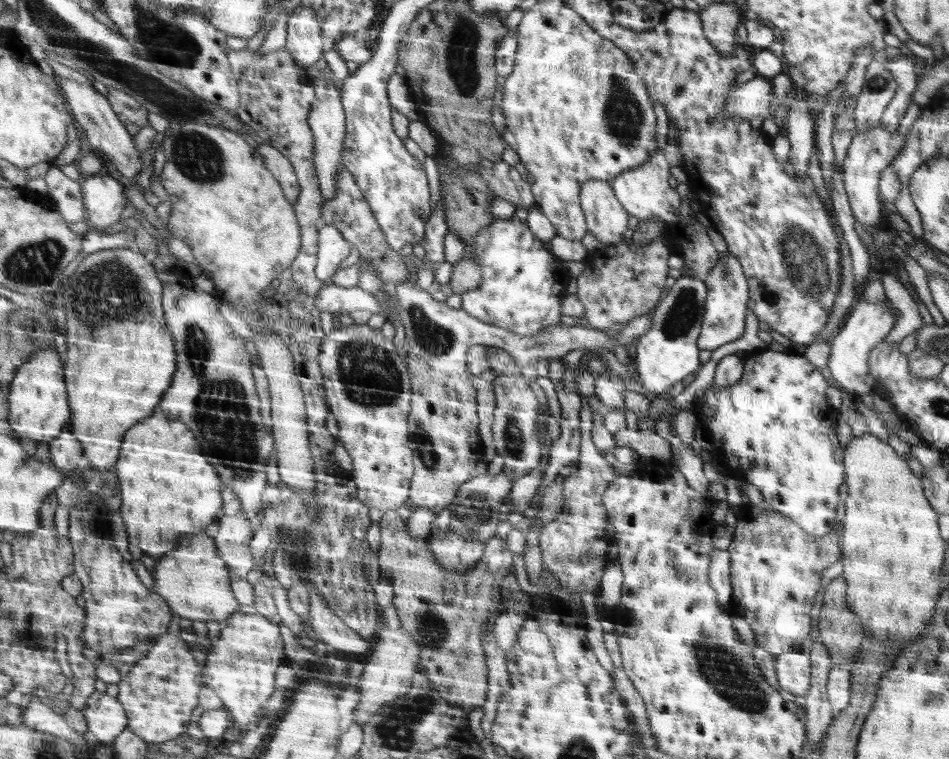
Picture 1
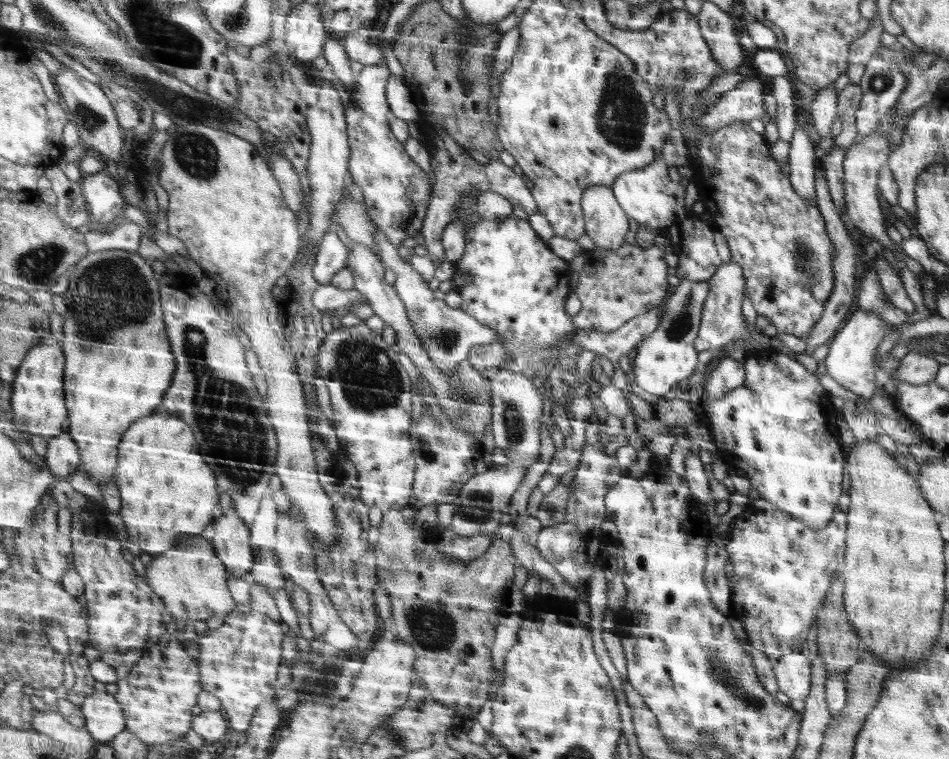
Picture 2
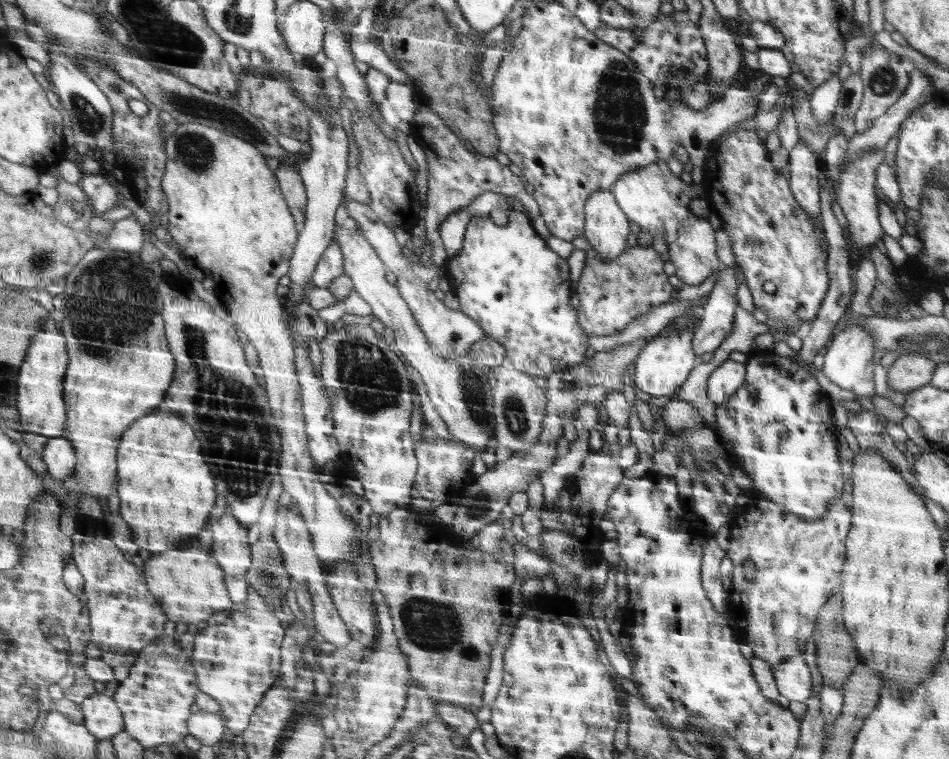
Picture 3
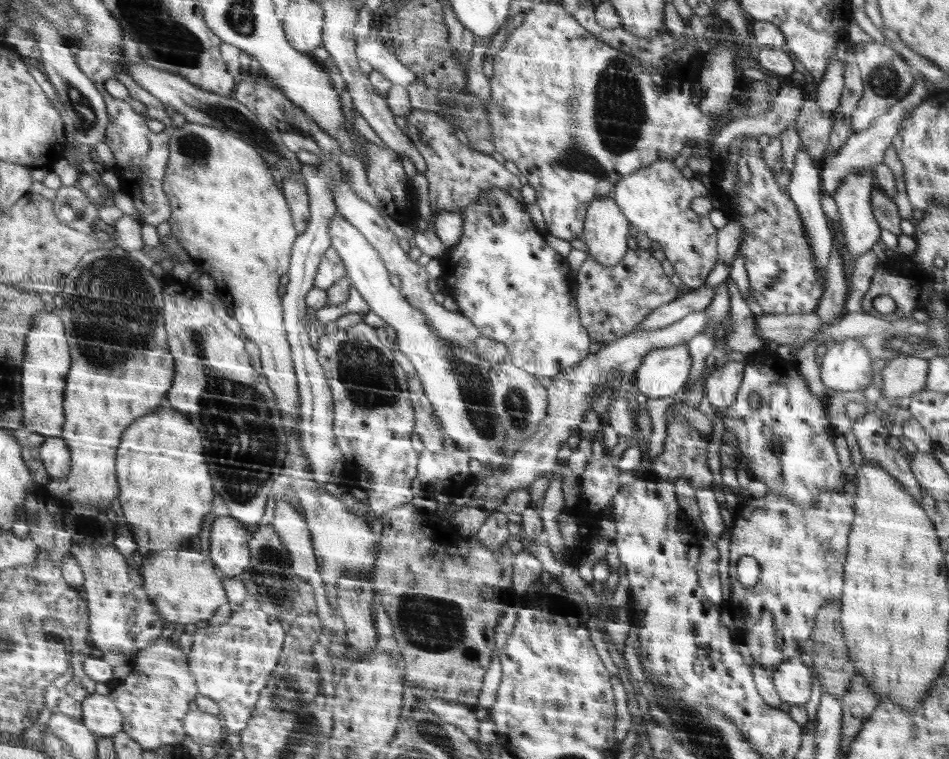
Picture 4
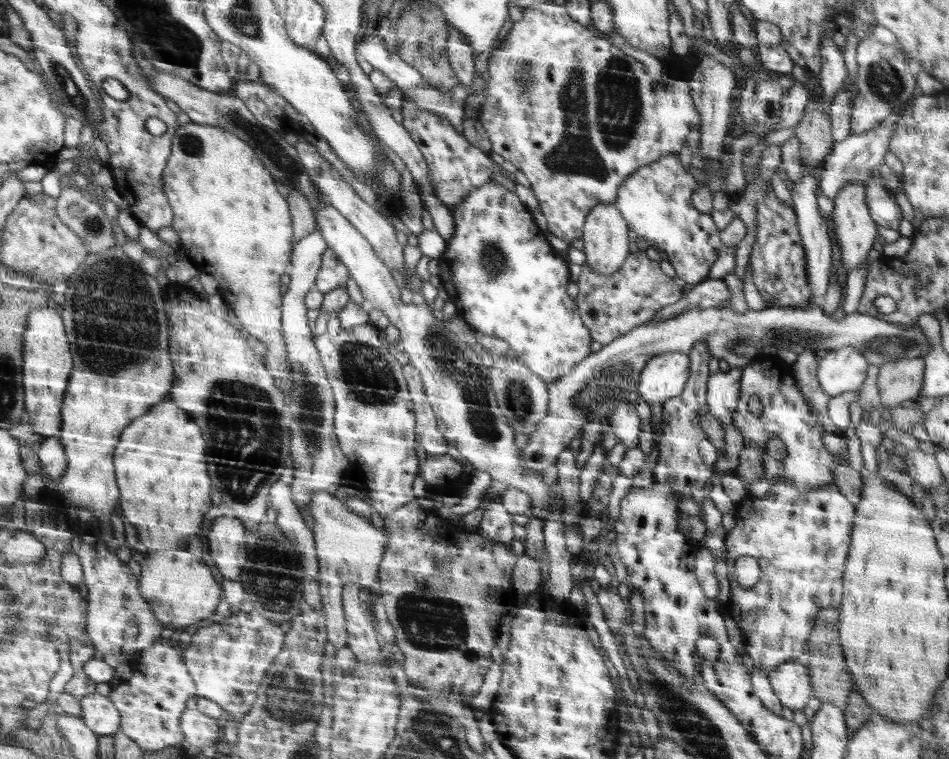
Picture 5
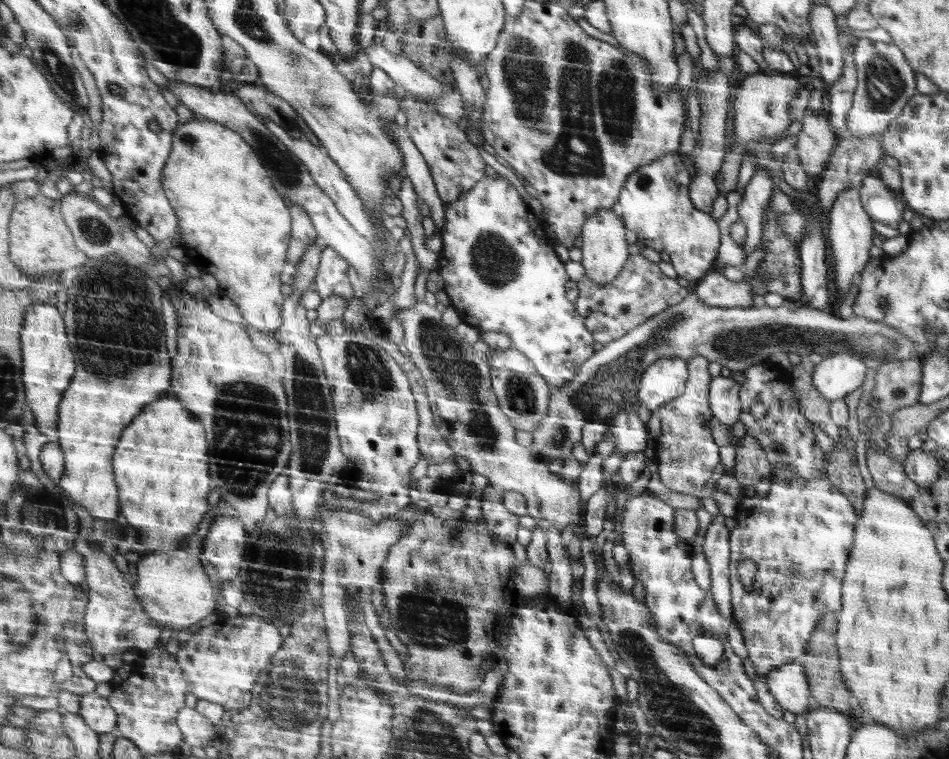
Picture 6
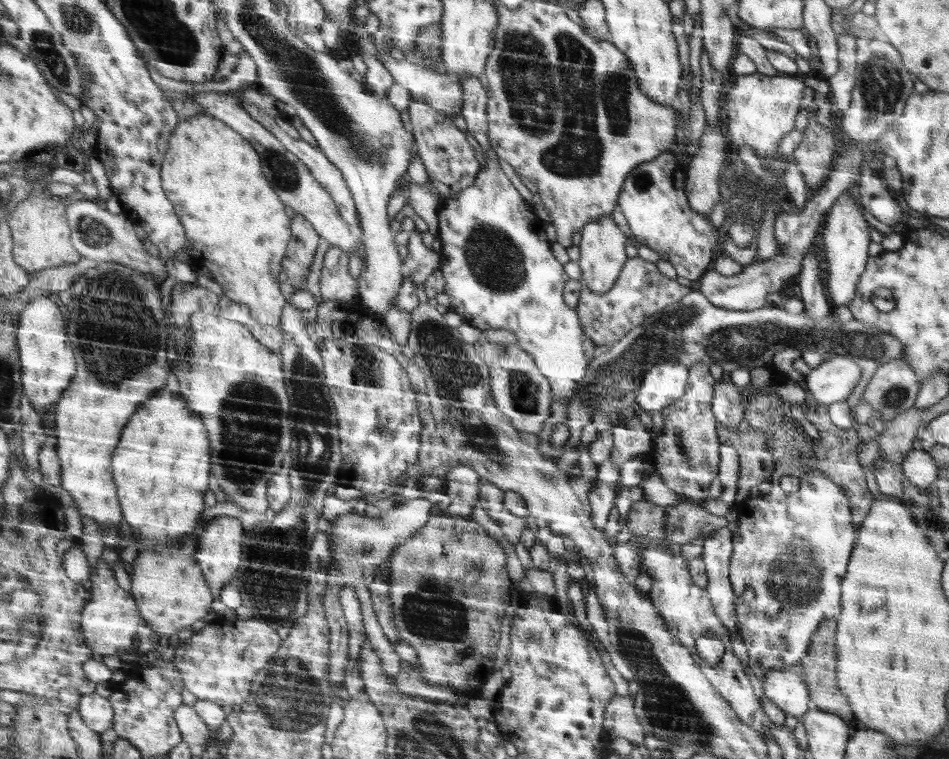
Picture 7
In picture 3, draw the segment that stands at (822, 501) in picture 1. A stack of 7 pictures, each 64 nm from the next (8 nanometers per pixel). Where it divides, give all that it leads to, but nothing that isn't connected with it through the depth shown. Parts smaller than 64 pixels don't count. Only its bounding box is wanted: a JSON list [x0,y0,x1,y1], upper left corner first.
[711,354,843,522]

